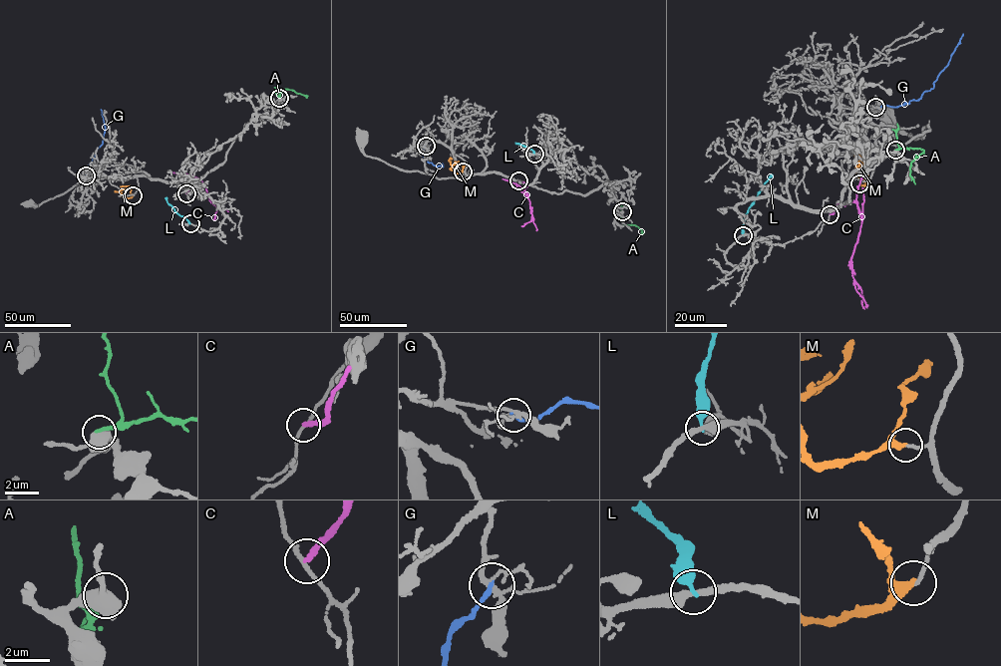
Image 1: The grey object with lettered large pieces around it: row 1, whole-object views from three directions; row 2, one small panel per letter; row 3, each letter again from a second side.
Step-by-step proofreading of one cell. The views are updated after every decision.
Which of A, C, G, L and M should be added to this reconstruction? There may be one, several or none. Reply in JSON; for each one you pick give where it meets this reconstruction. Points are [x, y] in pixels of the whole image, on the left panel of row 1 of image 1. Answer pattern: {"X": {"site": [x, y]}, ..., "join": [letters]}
{"join": []}

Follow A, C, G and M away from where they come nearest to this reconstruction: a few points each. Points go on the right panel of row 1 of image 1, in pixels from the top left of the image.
A: (895, 150), (904, 147), (924, 151), (909, 166), (915, 183)
C: (830, 214), (837, 204), (856, 203), (861, 221), (850, 261), (864, 307)
G: (875, 107), (907, 104), (933, 88), (933, 82), (946, 66), (963, 34)
M: (859, 183), (864, 185), (867, 171), (864, 170), (863, 162), (865, 164), (854, 158)

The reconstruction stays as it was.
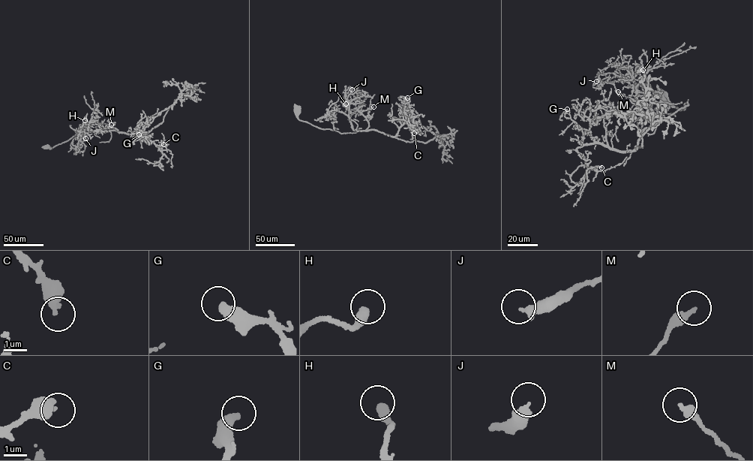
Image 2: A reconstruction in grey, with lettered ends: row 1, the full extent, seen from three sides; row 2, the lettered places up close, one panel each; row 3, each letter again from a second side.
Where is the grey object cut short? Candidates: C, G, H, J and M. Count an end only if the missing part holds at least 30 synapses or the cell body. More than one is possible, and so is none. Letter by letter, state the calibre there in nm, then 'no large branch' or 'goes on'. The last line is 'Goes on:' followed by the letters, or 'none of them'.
C: calibre 440 nm; no large branch
G: calibre 400 nm; no large branch
H: calibre 400 nm; no large branch
J: calibre 400 nm; no large branch
M: calibre 320 nm; no large branch
Goes on: none of them

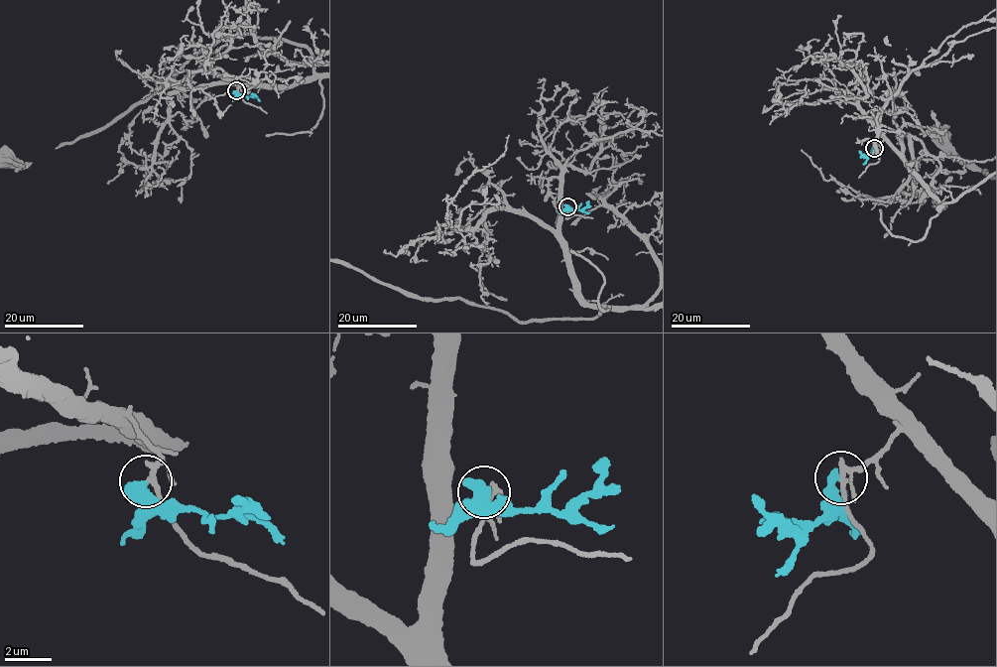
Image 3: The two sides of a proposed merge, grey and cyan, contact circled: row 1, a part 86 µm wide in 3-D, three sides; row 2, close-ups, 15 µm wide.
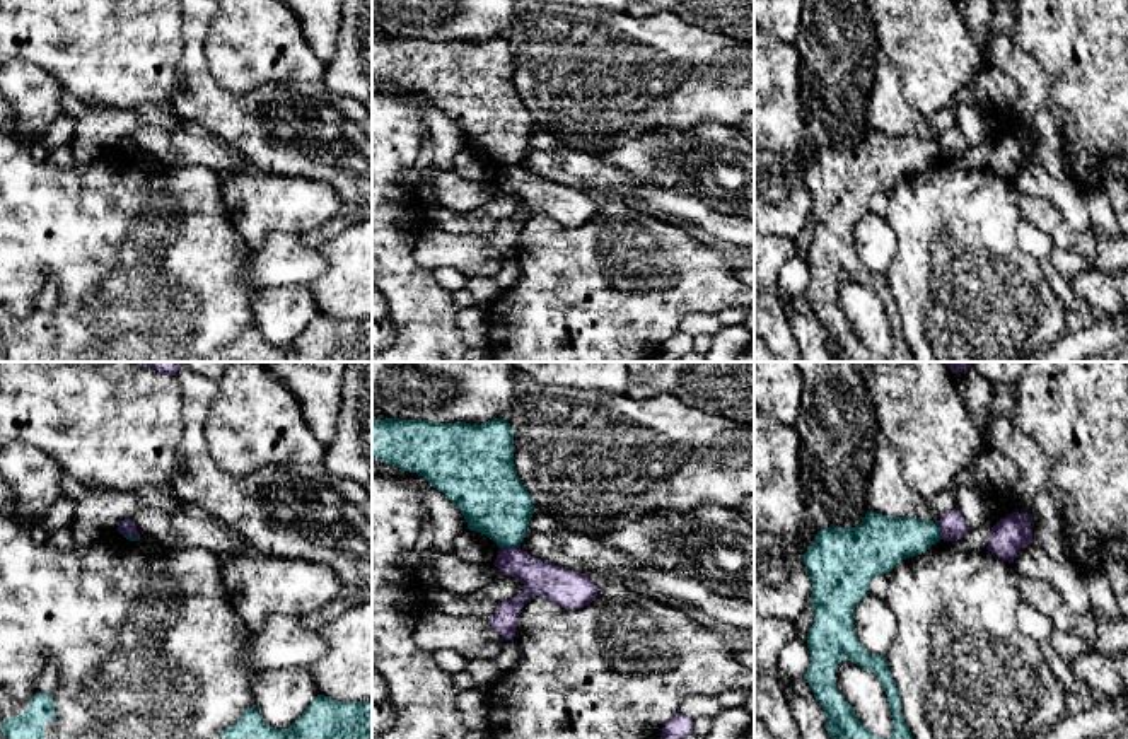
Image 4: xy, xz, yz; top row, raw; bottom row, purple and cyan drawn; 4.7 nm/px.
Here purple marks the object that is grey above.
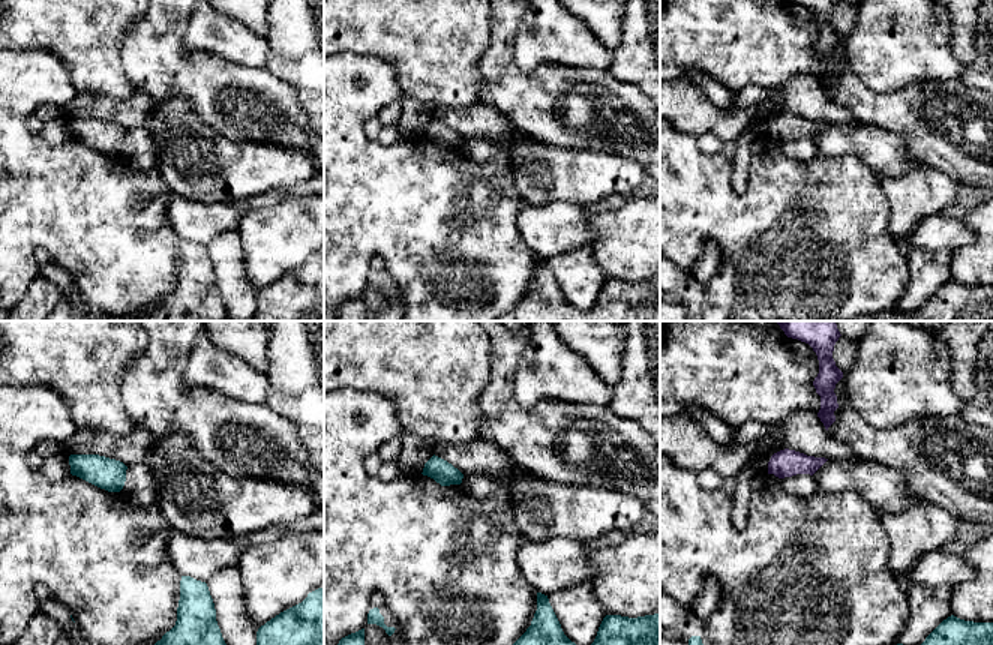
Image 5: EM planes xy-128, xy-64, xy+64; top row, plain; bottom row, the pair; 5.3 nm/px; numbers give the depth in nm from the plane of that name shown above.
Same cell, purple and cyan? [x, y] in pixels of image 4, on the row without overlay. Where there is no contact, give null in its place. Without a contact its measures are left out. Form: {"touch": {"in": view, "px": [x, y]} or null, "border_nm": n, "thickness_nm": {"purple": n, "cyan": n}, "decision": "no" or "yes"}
{"touch": {"in": "xz", "px": [509, 166]}, "border_nm": 90, "thickness_nm": {"purple": 170, "cyan": 320}, "decision": "no"}

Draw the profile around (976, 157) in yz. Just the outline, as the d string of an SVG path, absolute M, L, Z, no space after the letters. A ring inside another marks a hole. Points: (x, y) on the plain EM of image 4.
M993 143L973 145L957 159L952 159L954 166L962 171L985 169L988 164L988 154Z

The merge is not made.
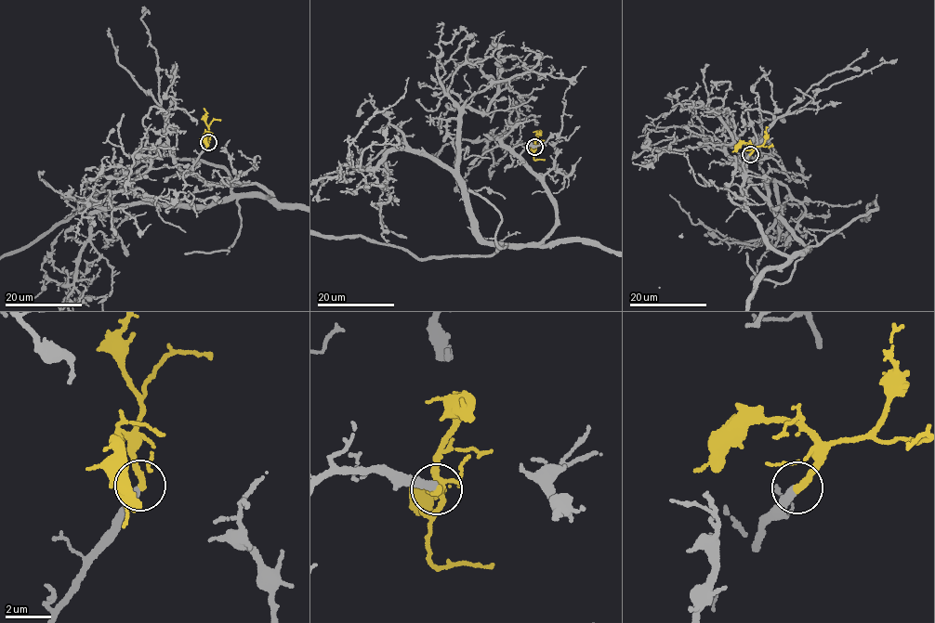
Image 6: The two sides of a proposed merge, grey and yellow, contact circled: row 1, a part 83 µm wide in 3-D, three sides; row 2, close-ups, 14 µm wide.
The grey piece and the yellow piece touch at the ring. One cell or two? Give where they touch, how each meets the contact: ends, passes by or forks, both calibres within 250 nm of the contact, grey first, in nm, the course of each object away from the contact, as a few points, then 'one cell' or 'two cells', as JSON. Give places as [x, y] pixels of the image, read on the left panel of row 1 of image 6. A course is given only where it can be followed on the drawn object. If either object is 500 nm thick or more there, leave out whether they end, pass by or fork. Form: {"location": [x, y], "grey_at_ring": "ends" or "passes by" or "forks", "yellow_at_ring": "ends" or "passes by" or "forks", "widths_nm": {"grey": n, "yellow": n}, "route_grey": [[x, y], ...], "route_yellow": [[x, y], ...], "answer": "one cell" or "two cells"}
{"location": [208, 142], "grey_at_ring": "ends", "yellow_at_ring": "ends", "widths_nm": {"grey": 320, "yellow": 320}, "route_grey": [[208, 142], [194, 173], [271, 193], [145, 158], [30, 244]], "route_yellow": [[208, 142], [206, 111], [204, 108]], "answer": "one cell"}

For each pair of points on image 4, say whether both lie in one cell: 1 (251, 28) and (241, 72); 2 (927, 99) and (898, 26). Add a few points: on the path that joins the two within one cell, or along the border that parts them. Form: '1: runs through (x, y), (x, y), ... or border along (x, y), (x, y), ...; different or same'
1: runs through (251, 38), (241, 53), (241, 62); same
2: runs through (927, 81), (927, 55), (917, 45); same

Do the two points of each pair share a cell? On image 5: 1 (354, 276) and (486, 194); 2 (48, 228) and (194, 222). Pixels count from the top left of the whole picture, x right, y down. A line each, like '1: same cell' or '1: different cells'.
1: same cell
2: different cells

